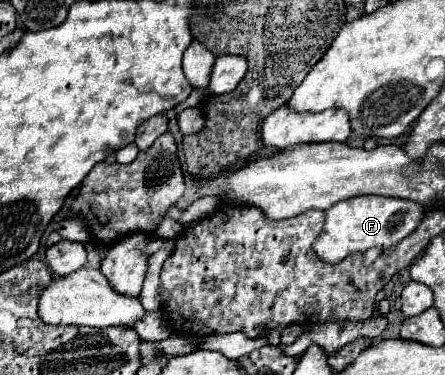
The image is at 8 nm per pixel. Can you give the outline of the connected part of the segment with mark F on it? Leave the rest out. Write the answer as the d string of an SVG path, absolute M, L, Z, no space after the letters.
M359 197L345 199L343 203L335 203L335 207L325 211L327 219L321 235L313 243L315 253L327 263L339 263L349 253L367 251L371 247L387 249L397 245L401 239L409 237L421 223L425 209L419 203L391 199L391 197Z

